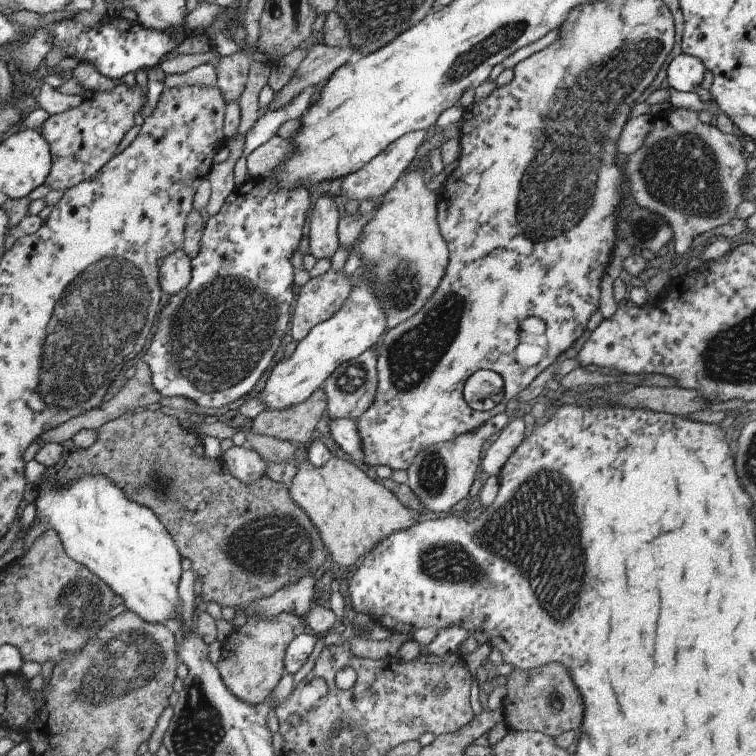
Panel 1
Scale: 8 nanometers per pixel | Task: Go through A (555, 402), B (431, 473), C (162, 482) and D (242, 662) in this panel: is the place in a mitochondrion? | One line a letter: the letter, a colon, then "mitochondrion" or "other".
A: other
B: mitochondrion
C: mitochondrion
D: other

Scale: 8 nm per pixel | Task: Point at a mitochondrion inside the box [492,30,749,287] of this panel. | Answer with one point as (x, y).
(681, 173)

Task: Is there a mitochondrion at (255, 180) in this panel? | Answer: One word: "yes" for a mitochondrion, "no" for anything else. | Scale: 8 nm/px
no

